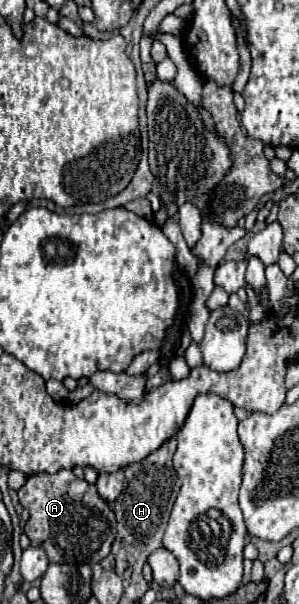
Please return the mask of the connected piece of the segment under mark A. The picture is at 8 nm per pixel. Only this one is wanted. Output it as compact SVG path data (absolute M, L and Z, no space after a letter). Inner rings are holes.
M71 469L27 477L25 485L19 489L19 503L31 515L25 525L25 535L31 539L31 545L47 551L49 563L95 565L109 555L117 535L115 513L97 493L97 487L75 477Z

